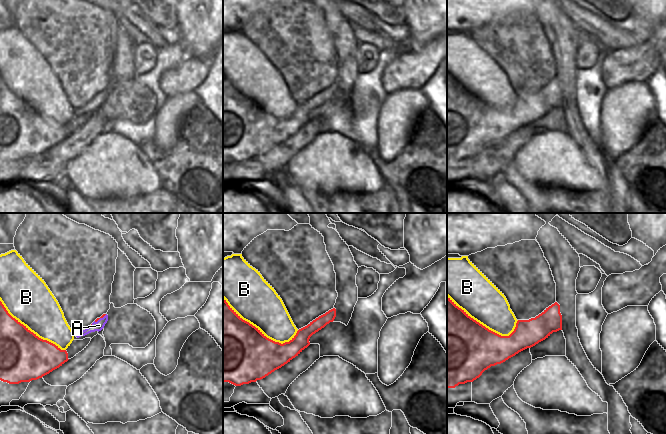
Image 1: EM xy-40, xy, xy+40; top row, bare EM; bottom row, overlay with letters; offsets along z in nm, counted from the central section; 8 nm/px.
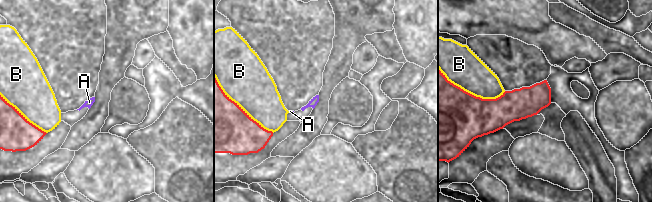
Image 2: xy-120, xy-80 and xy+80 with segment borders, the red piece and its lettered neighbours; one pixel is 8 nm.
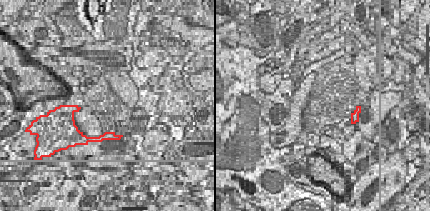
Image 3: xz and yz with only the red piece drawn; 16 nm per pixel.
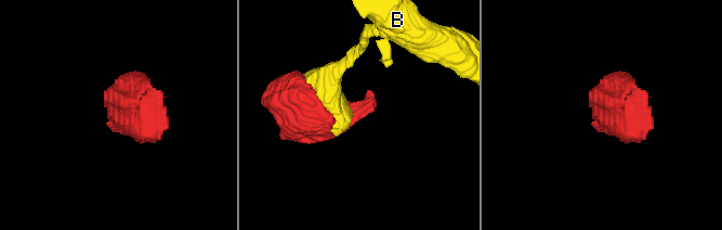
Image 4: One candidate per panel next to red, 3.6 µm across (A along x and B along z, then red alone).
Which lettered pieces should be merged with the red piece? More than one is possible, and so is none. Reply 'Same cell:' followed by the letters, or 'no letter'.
Same cell: no letter

